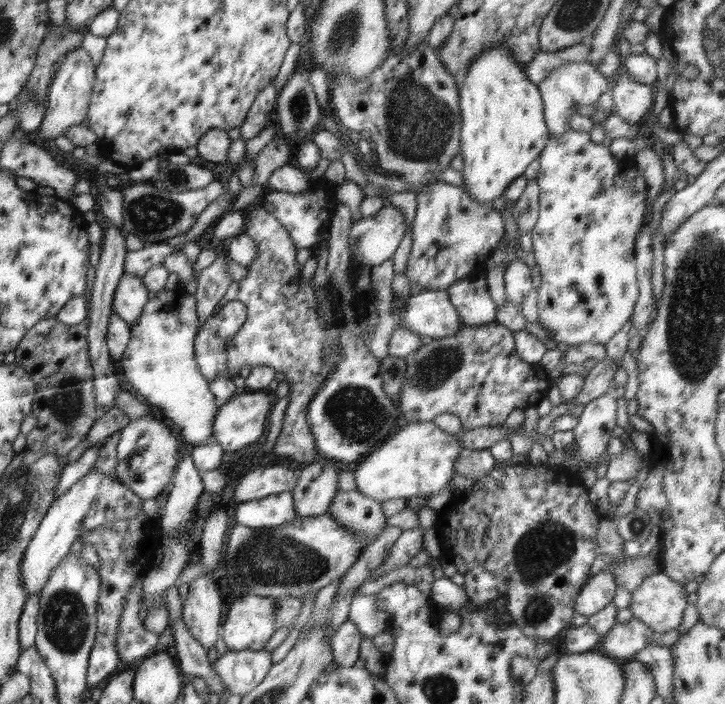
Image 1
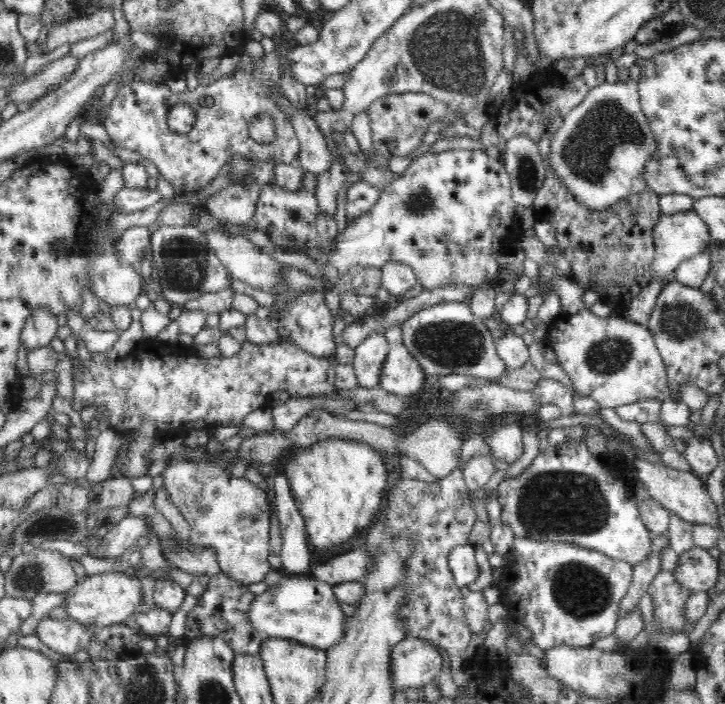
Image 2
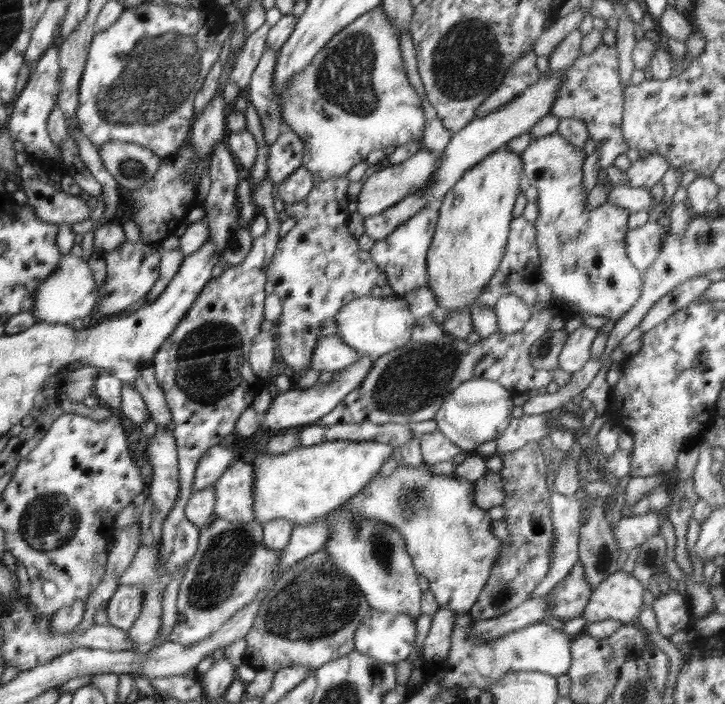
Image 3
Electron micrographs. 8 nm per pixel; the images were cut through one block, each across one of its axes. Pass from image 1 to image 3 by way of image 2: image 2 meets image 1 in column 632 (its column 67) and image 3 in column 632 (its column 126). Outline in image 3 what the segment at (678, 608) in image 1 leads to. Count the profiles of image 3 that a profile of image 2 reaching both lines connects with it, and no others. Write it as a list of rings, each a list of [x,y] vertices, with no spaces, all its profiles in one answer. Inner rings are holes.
[[[617,570],[591,590],[581,616],[586,619],[586,625],[606,619],[637,623],[640,609],[645,604],[644,591],[643,584],[632,573]]]

